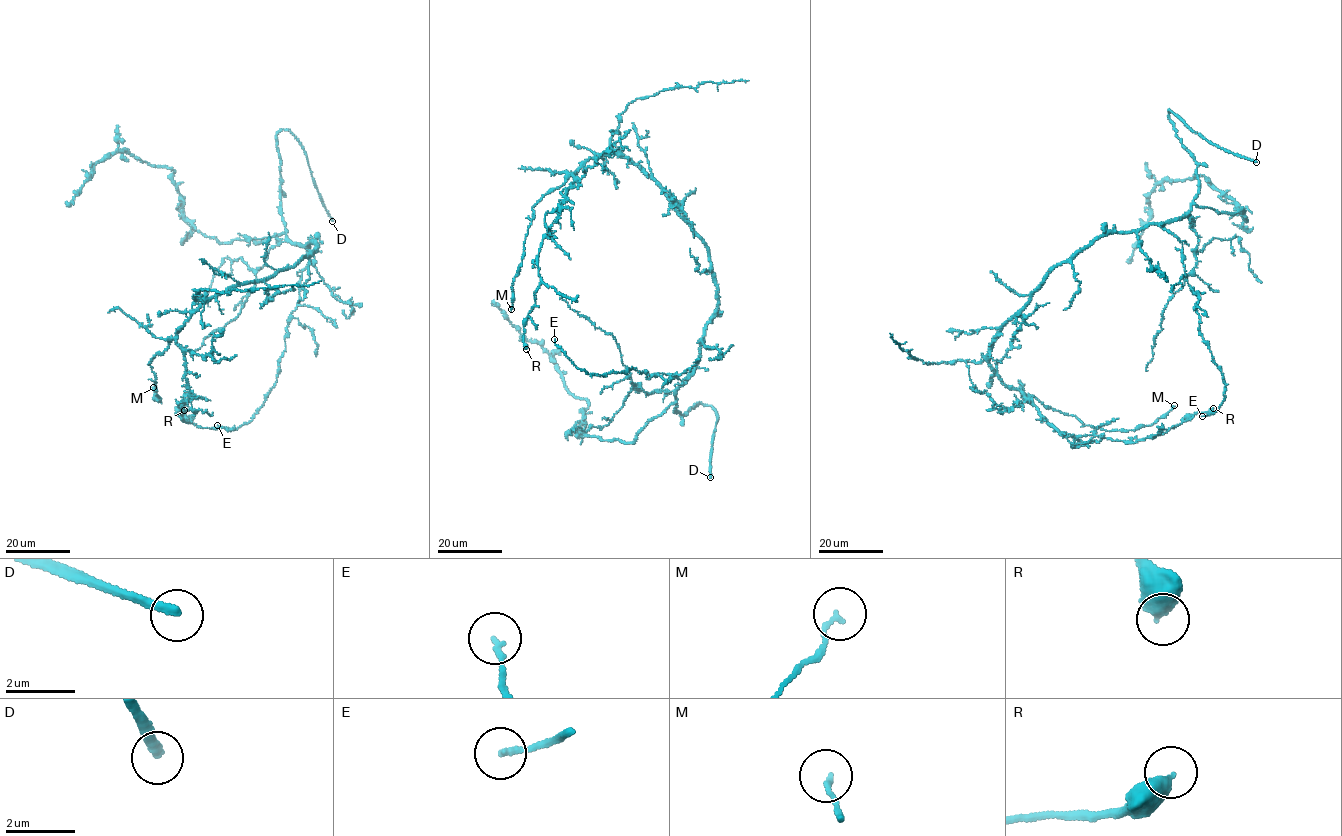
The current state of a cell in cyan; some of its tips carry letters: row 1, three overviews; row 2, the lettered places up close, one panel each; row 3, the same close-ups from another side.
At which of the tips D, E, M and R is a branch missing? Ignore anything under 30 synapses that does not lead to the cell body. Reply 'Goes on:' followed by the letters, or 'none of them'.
Goes on: D

